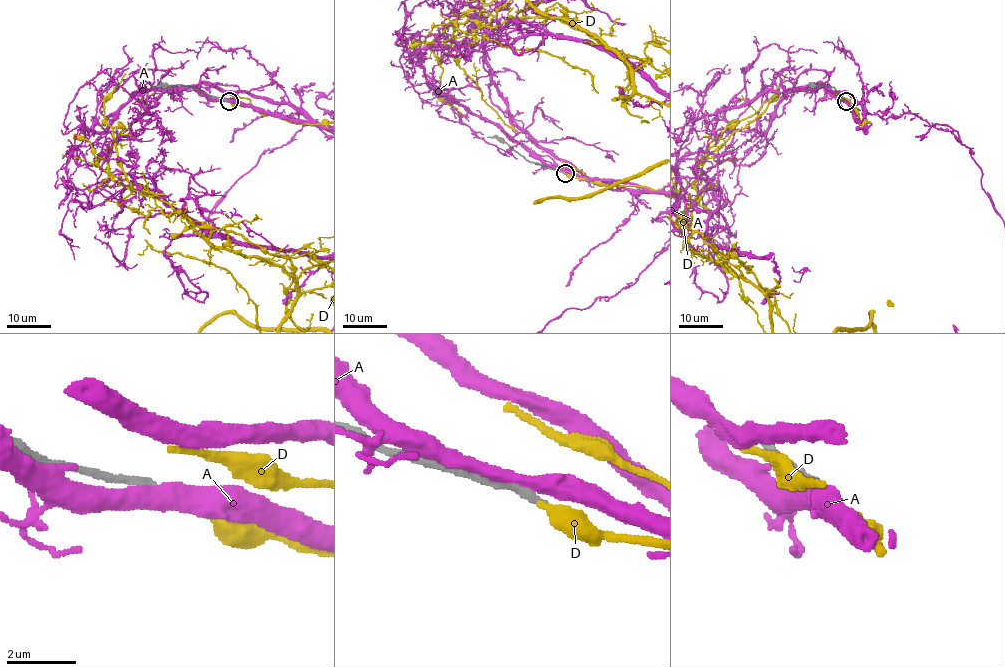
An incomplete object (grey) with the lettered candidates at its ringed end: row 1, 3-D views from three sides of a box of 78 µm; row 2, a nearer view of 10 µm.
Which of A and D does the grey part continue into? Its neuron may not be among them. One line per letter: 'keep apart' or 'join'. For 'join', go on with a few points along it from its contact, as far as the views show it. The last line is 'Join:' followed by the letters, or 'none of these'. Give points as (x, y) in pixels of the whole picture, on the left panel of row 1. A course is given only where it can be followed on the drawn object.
A: keep apart
D: join
Join: D

